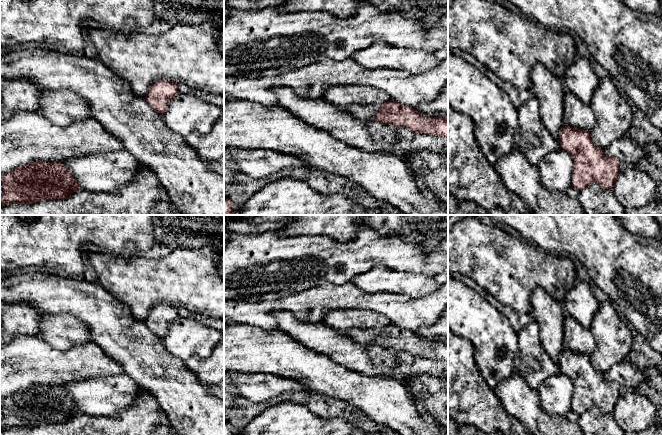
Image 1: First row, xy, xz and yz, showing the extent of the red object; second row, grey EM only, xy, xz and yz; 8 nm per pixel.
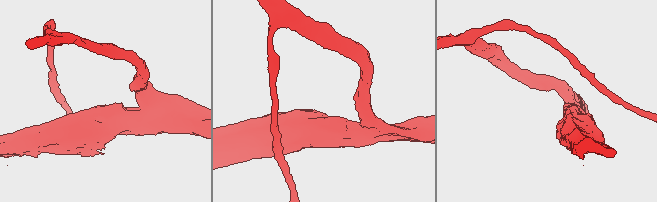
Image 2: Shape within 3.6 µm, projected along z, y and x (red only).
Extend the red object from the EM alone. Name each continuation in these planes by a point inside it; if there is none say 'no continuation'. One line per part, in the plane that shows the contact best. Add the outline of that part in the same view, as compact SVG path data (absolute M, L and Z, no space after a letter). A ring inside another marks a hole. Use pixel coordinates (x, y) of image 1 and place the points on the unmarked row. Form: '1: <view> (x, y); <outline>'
1: xz (362, 336); M352 328L341 333L342 335L351 339L353 342L359 344L374 345L374 340L378 335L379 330L372 328L371 329Z

